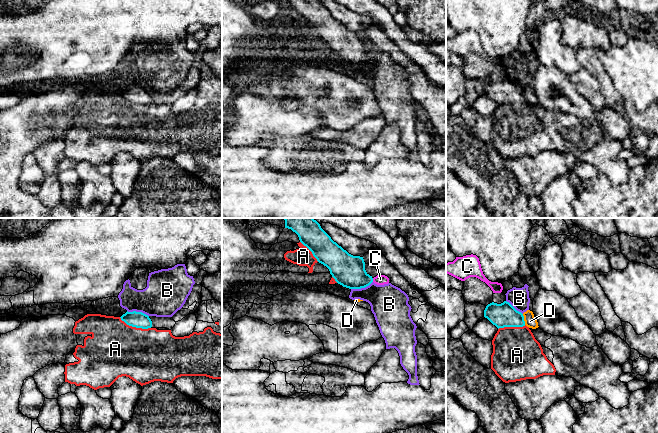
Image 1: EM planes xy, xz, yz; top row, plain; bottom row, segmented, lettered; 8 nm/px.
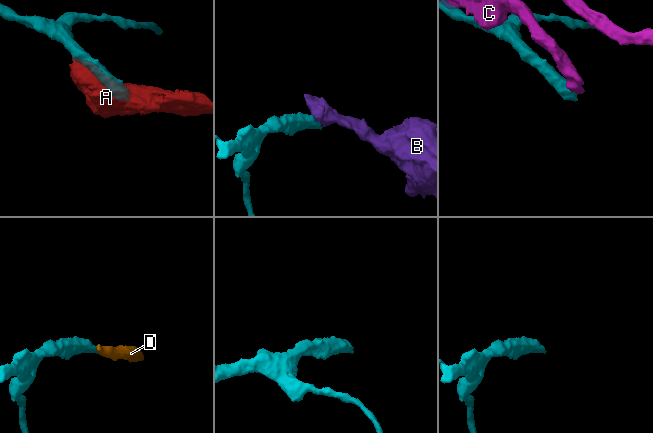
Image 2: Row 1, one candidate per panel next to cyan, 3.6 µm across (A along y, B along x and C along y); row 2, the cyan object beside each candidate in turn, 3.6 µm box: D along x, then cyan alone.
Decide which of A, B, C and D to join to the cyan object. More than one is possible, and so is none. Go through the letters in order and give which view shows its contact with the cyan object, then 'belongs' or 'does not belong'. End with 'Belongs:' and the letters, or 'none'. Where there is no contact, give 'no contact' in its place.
A: meets cyan in xy; does not belong
B: meets cyan in xy; does not belong
C: meets cyan in xz; does not belong
D: meets cyan in yz; belongs
Belongs: D

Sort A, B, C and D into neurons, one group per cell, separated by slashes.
A / B C / D

